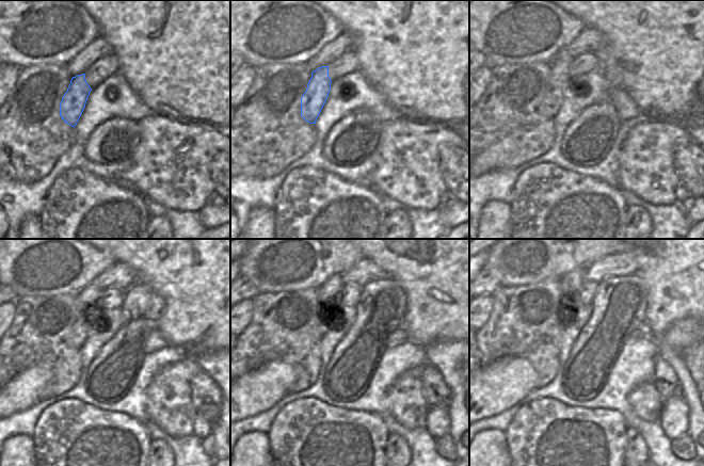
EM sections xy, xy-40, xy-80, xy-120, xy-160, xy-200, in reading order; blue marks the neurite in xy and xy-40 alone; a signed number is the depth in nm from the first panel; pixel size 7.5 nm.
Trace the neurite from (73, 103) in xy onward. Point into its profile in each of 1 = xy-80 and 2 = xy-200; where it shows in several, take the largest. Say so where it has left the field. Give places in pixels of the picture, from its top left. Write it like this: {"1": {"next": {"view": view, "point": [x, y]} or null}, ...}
{"1": {"next": {"view": "xy-80", "point": [560, 81]}}, "2": {"next": {"view": "xy-200", "point": [570, 298]}}}

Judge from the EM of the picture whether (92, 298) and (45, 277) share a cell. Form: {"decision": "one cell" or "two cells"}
{"decision": "two cells"}

